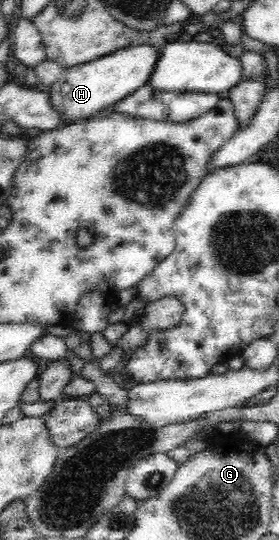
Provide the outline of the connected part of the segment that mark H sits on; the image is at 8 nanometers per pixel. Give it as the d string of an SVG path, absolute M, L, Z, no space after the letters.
M135 44L134 47L120 48L116 53L112 52L111 55L92 62L66 68L62 75L49 85L50 103L61 115L61 119L77 122L90 118L148 84L160 54L161 49L153 44Z

